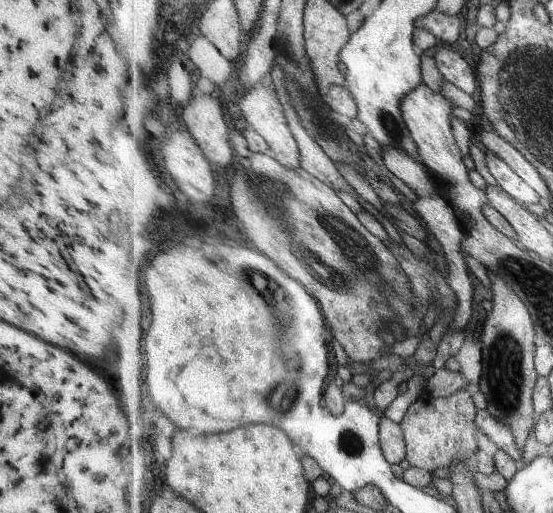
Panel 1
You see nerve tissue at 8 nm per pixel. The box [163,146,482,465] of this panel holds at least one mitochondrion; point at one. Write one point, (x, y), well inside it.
(270, 207)

